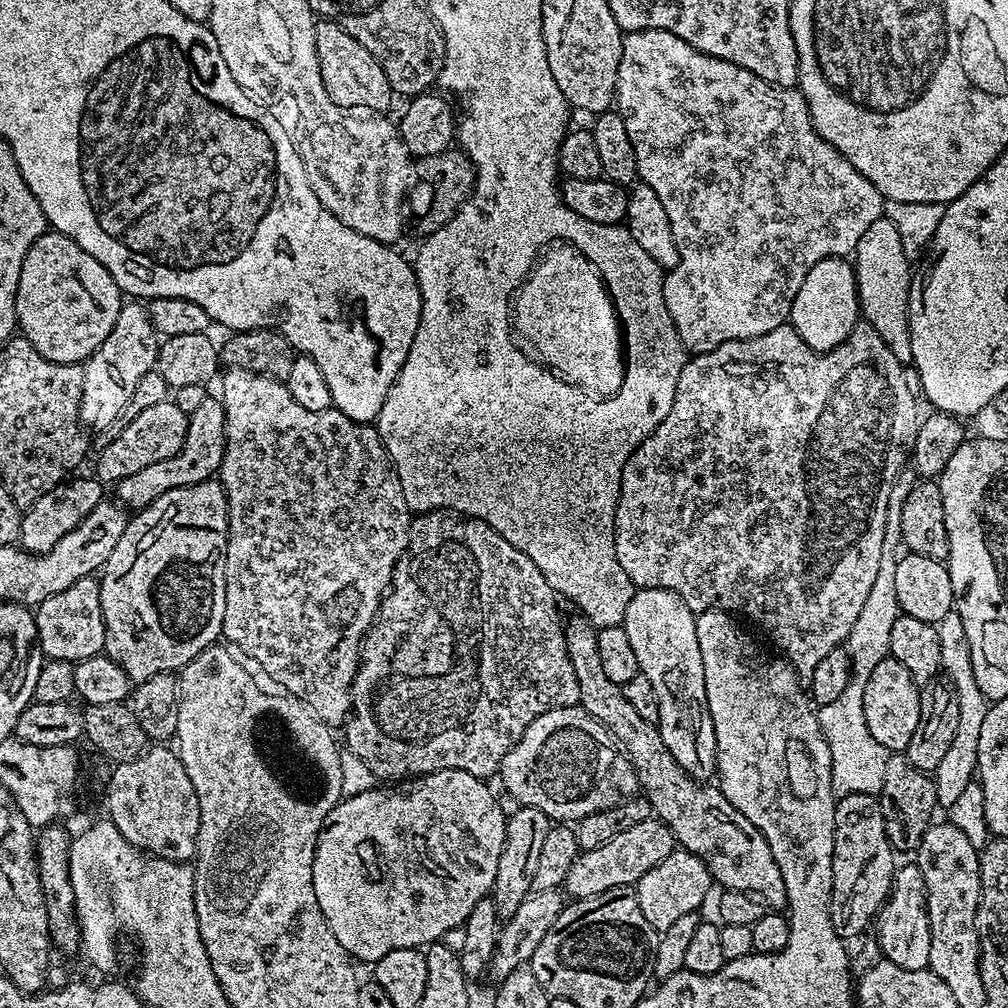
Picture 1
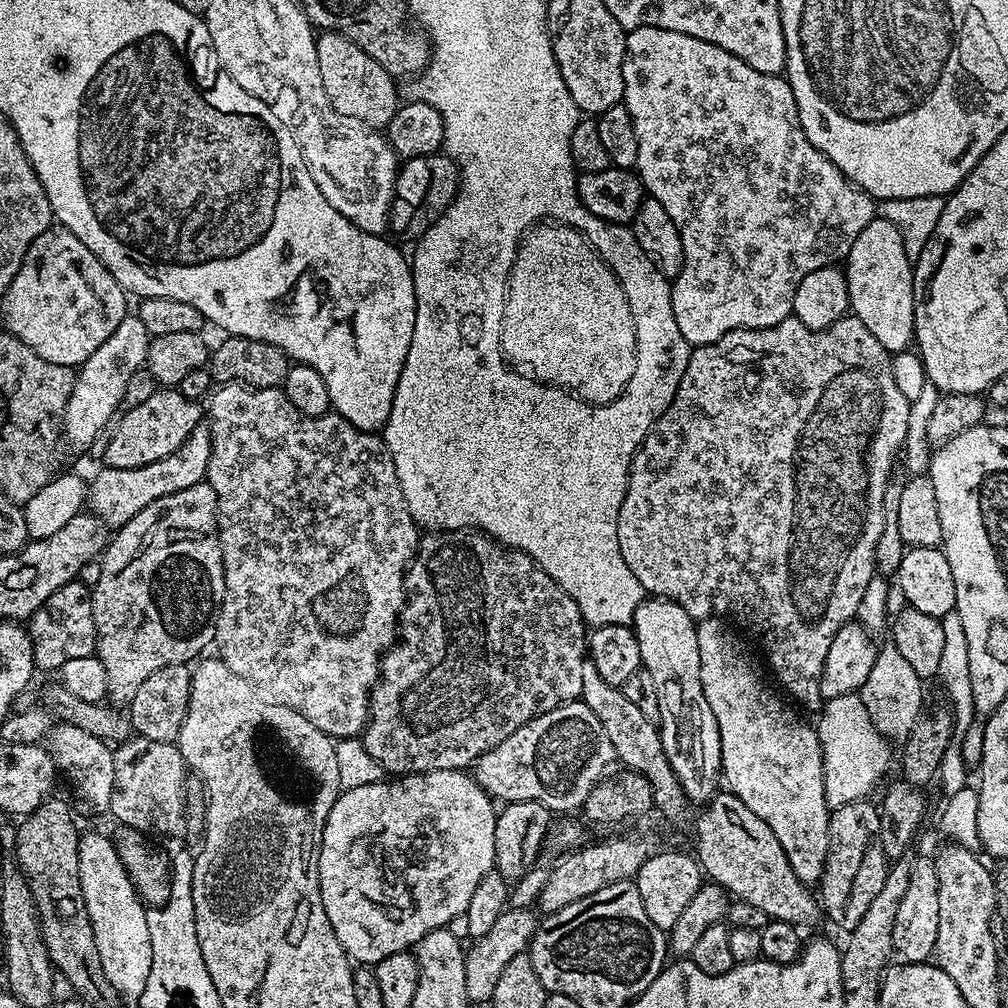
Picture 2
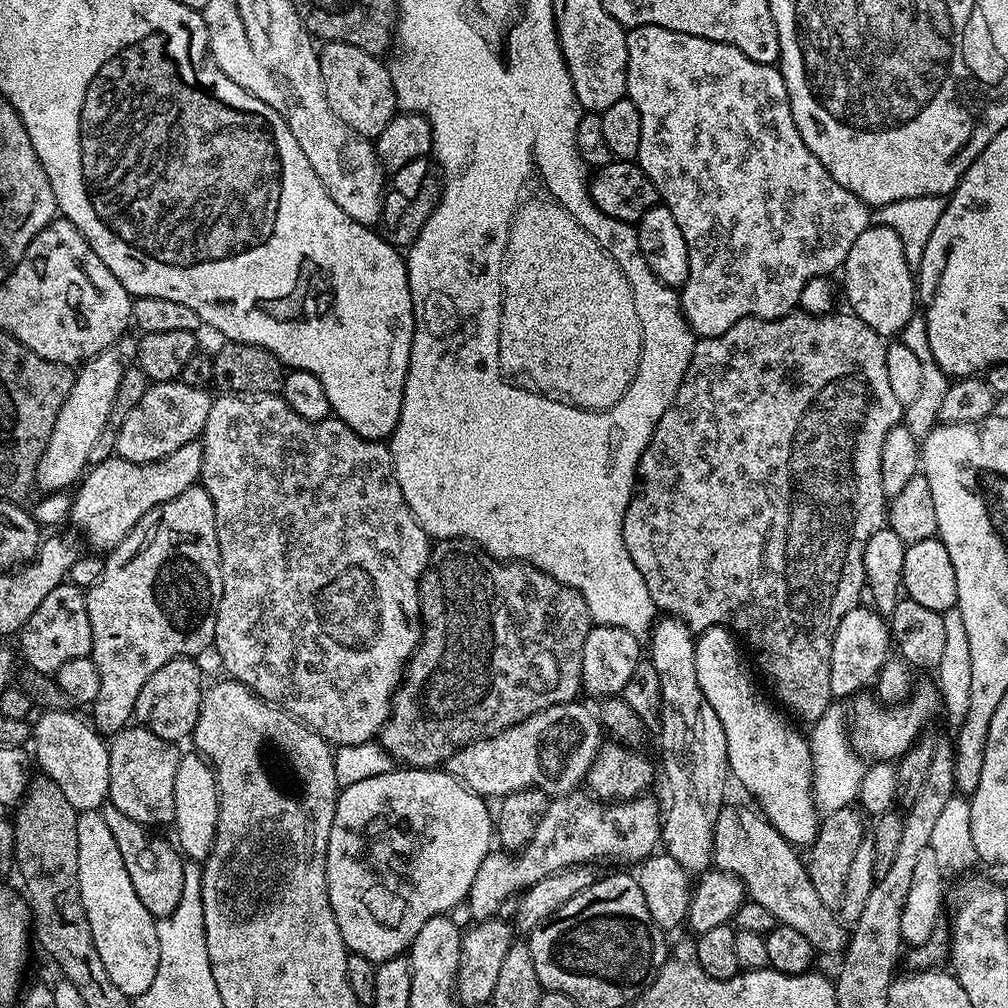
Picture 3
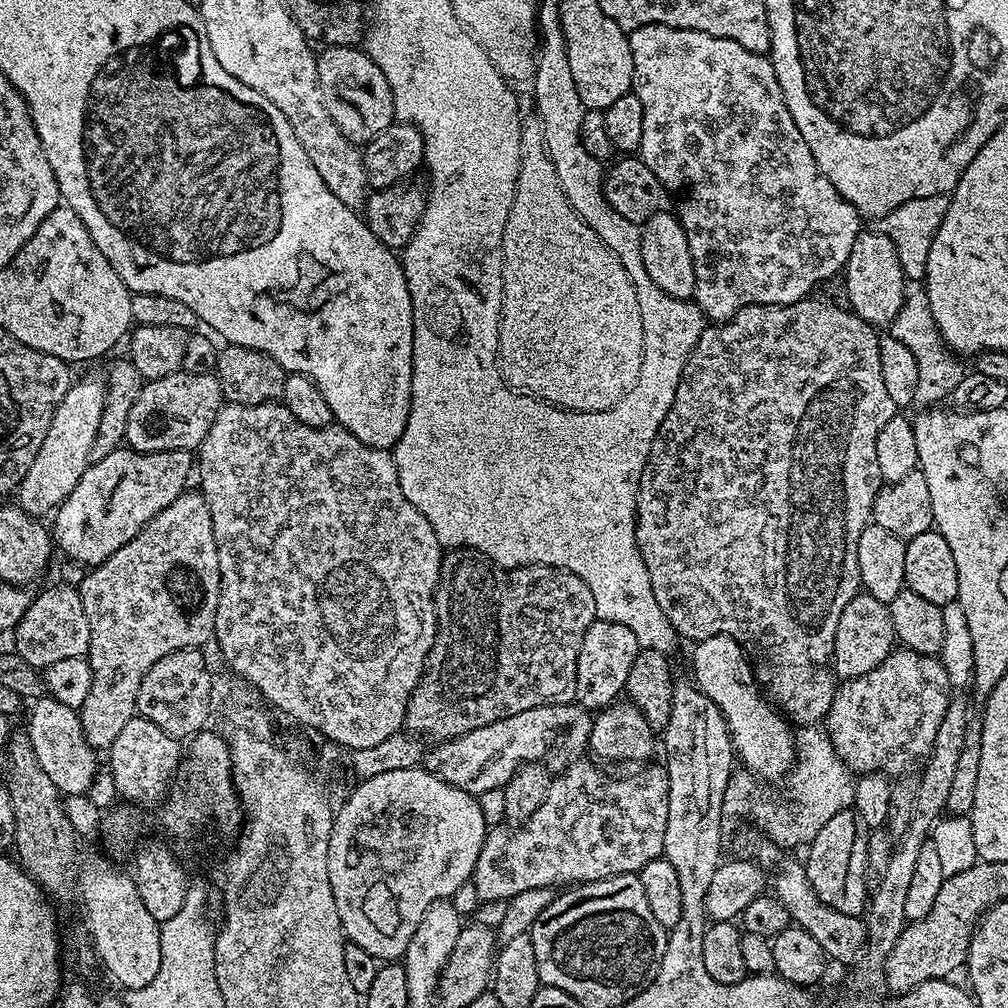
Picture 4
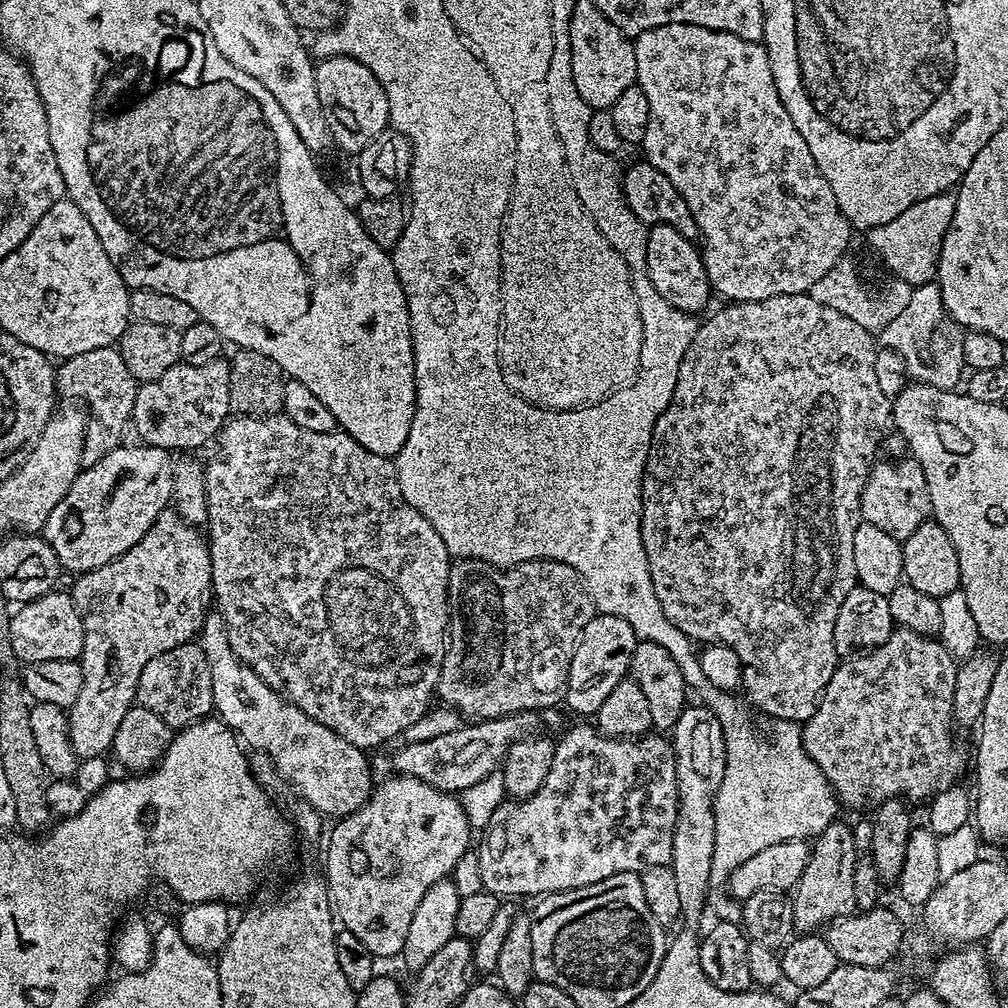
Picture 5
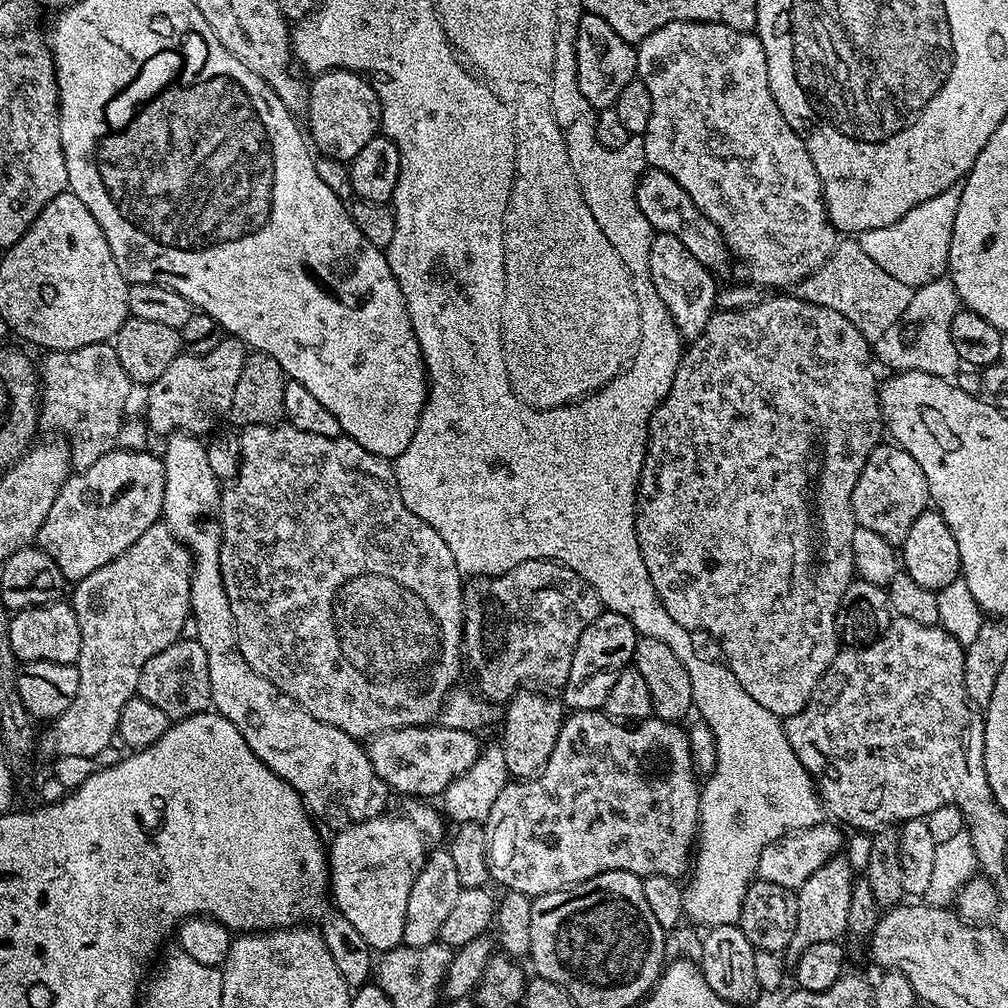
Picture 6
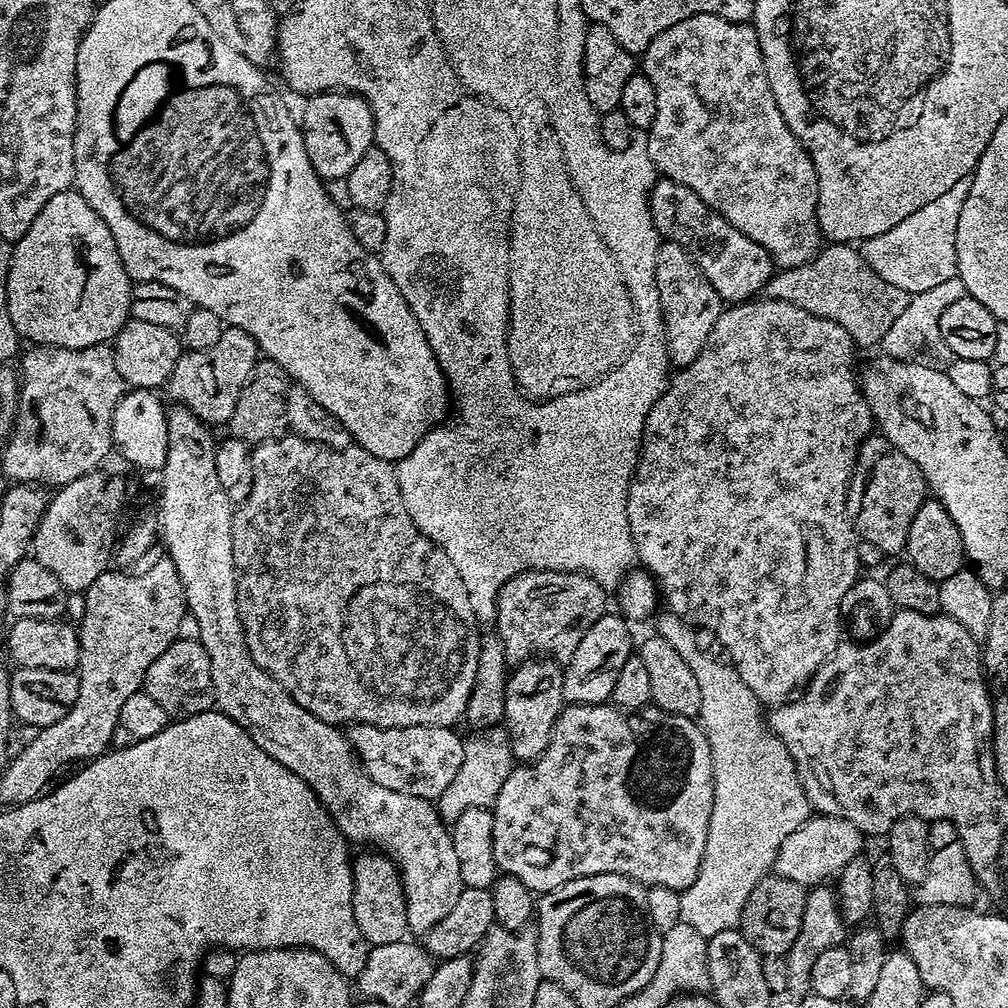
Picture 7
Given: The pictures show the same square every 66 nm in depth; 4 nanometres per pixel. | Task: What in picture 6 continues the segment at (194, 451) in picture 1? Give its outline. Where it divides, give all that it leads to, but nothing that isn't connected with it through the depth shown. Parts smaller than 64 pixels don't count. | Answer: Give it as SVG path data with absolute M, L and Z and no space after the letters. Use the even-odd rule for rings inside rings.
M113 450L98 458L94 466L81 472L73 471L69 475L35 538L38 547L54 558L54 566L62 570L65 581L75 582L86 578L86 574L94 574L94 570L127 552L131 544L138 542L138 538L142 538L142 534L146 534L146 530L150 530L150 526L161 519L166 474L163 459L159 455L151 456L150 453L148 450Z

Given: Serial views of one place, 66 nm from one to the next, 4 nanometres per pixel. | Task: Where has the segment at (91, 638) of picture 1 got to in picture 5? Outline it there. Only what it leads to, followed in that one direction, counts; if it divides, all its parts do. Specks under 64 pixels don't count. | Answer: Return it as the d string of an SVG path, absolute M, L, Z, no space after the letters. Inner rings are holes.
M53 590L42 598L34 598L30 602L19 605L11 613L9 622L9 640L14 654L21 665L27 666L38 662L62 662L63 660L79 660L84 649L84 627L78 606L72 600L71 591Z

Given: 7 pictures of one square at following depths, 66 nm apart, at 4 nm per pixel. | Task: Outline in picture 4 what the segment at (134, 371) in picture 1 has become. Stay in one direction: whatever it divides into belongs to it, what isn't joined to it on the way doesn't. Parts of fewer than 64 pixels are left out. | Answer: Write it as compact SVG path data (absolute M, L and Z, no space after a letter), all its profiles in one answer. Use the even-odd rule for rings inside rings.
M94 377L85 380L77 379L72 389L58 402L58 410L54 410L54 418L50 418L50 430L46 430L46 438L42 438L42 446L30 470L26 470L26 478L22 478L20 487L14 496L18 507L29 515L44 518L44 515L55 513L61 502L78 486L78 478L87 470L92 454L92 447L98 434L100 419L104 413L104 397L106 388Z

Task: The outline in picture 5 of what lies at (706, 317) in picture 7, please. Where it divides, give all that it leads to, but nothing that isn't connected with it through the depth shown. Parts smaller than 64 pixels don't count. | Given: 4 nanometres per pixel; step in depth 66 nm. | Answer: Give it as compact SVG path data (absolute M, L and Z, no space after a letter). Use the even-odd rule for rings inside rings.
M651 225L646 242L646 271L650 282L654 282L654 290L658 290L658 294L662 294L662 298L666 298L671 307L689 314L700 314L713 291L708 285L701 249L696 249L692 243L689 237L678 234L674 226Z

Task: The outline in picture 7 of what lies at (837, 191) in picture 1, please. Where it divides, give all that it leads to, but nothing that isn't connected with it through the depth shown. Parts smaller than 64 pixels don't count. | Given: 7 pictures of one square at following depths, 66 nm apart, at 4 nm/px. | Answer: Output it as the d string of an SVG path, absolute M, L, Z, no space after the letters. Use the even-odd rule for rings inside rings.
M705 12L694 14L690 18L682 18L682 22L674 22L674 26L662 30L662 34L658 34L658 38L654 38L654 42L650 42L648 49L642 53L642 74L650 78L650 86L654 86L654 94L658 94L658 114L654 114L654 122L651 128L647 129L648 153L656 164L657 173L694 190L694 194L698 194L702 202L706 202L714 211L723 215L725 220L742 234L764 247L772 256L773 265L777 269L802 266L814 257L822 247L820 227L816 221L818 178L814 170L814 162L802 146L802 142L798 142L790 126L786 126L786 118L782 118L782 110L778 110L778 102L774 102L774 94L770 90L755 27L748 22L727 20L718 14Z

